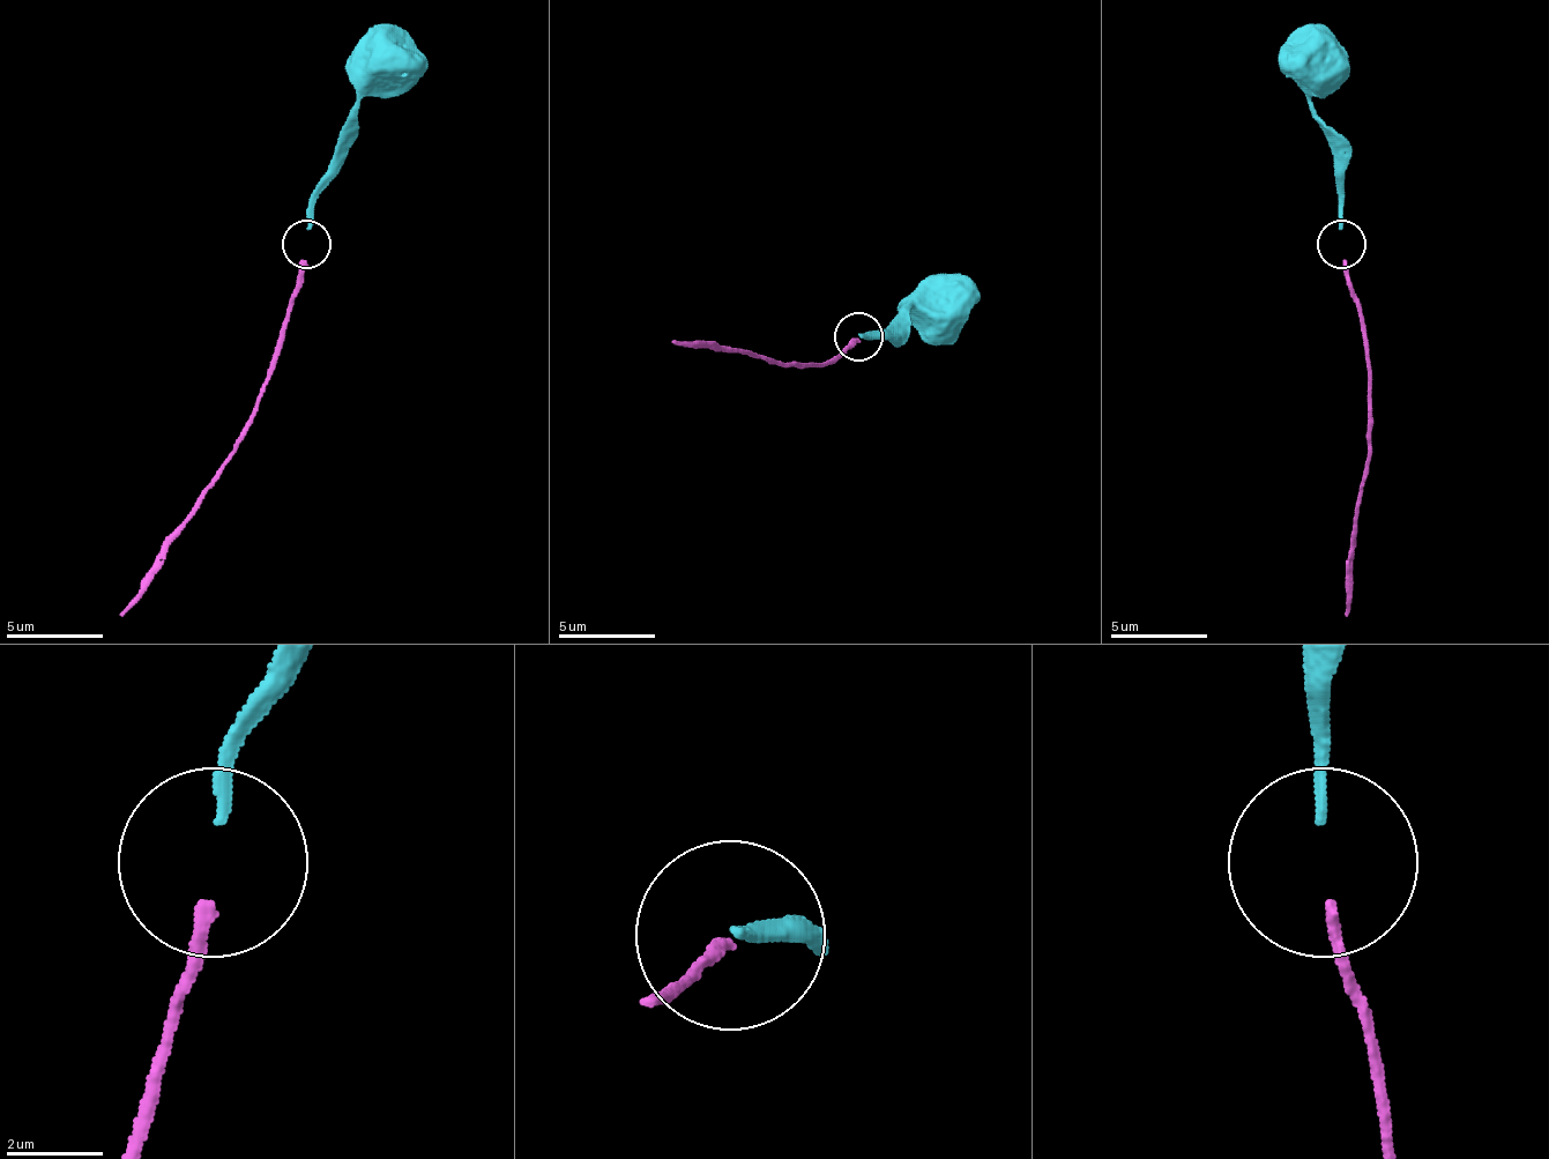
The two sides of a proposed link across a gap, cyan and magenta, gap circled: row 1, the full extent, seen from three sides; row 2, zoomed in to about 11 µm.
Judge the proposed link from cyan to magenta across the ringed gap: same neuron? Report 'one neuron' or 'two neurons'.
one neuron

